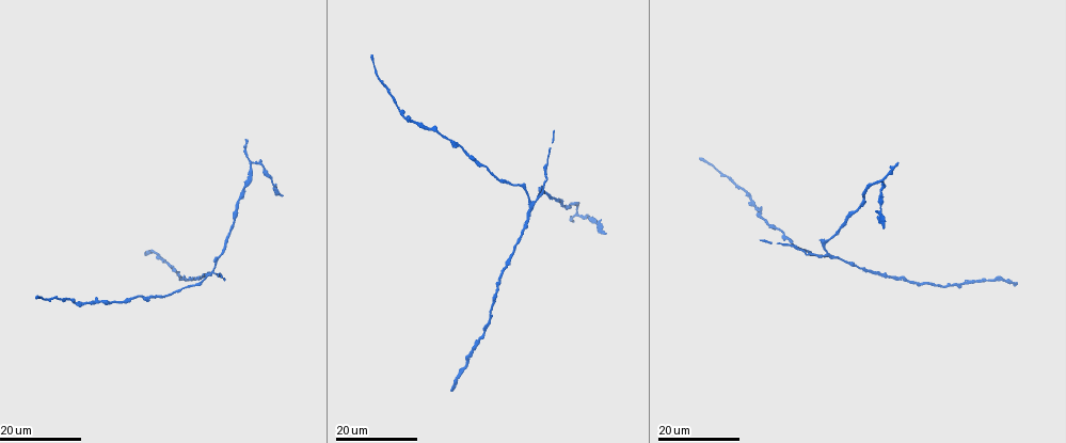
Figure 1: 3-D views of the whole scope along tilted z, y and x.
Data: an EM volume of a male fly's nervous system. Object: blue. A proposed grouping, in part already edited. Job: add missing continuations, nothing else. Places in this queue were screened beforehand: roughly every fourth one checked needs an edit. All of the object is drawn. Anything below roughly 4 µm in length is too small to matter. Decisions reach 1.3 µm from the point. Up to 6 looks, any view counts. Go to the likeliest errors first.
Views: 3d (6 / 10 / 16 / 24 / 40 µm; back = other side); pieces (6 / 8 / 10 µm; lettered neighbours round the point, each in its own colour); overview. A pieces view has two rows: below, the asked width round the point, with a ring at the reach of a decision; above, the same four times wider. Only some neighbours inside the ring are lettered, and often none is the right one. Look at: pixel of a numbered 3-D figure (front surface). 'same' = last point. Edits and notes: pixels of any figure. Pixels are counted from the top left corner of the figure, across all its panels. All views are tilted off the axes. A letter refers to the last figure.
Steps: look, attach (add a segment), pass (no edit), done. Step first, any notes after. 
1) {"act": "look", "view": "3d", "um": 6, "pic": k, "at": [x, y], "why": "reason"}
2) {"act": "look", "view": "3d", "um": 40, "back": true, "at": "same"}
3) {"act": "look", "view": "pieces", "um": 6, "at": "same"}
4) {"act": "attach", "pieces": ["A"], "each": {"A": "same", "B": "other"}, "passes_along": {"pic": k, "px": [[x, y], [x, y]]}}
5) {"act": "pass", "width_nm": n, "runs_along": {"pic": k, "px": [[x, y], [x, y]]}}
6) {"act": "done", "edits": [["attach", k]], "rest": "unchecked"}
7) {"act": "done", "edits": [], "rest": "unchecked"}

{"act": "look", "view": "3d", "um": 24, "pic": 1, "at": [759, 240], "why": "branch stops here"}

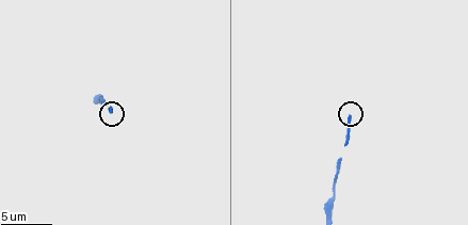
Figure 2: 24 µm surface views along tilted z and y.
{"act": "look", "view": "pieces", "um": 10, "pic": 2, "at": [108, 111], "why": "what lies round it"}

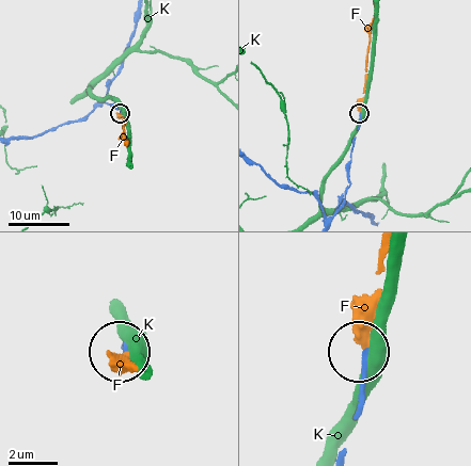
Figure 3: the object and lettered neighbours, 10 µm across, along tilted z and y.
{"act": "attach", "pieces": ["F"], "each": {"F": "same", "K": "other"}, "passes_along": {"pic": 3, "px": [[356, 419], [362, 401], [363, 310], [381, 254]]}, "found": "the neuron continues"}

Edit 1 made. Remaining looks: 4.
{"act": "look", "view": "overview", "why": "see it whole again"}

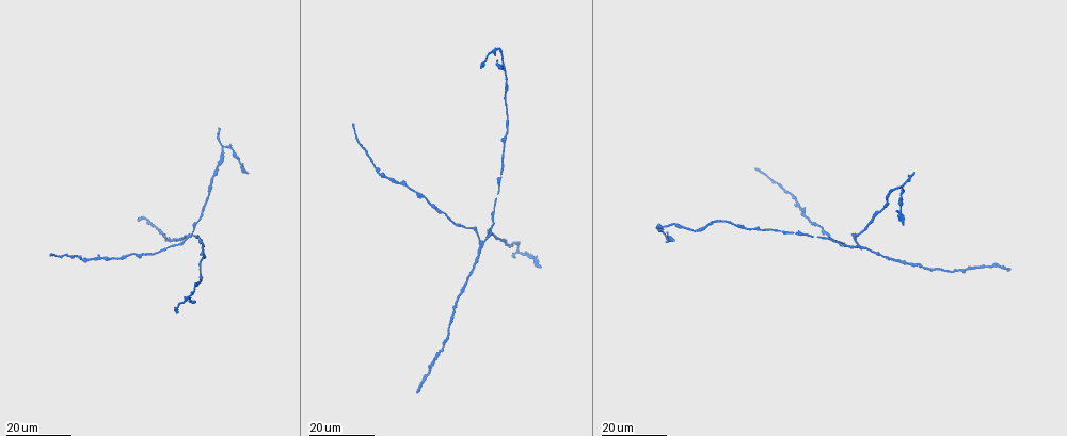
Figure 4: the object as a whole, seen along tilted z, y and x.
{"act": "look", "view": "3d", "um": 16, "pic": 4, "at": [220, 127], "why": "branch stops here"}

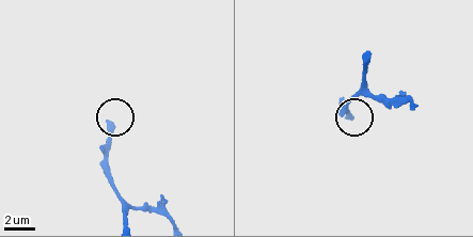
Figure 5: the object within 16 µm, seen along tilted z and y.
{"act": "look", "view": "3d", "um": 10, "pic": 5, "at": [108, 123]}

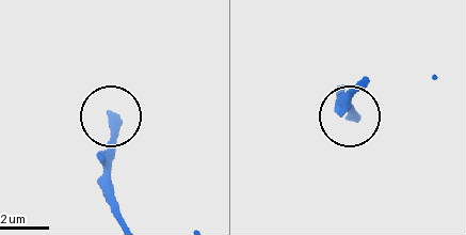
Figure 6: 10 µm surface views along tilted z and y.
{"act": "look", "view": "pieces", "um": 10, "pic": 6, "at": [112, 119]}

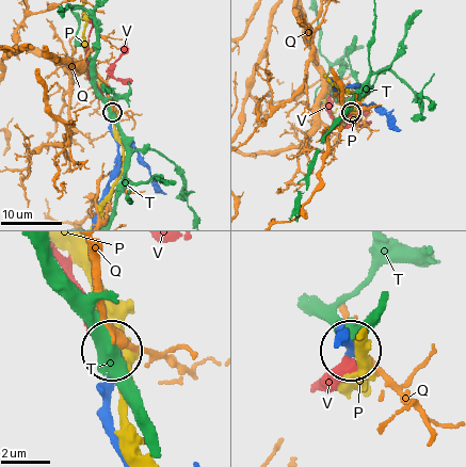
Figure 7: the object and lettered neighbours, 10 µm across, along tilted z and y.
{"act": "attach", "pieces": ["V"], "each": {"P": "other", "Q": "other", "T": "other", "V": "same"}, "found": "it goes on there"}

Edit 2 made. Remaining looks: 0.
{"act": "done", "edits": [["attach", 3], ["attach", 7]], "rest": "unchecked"}

